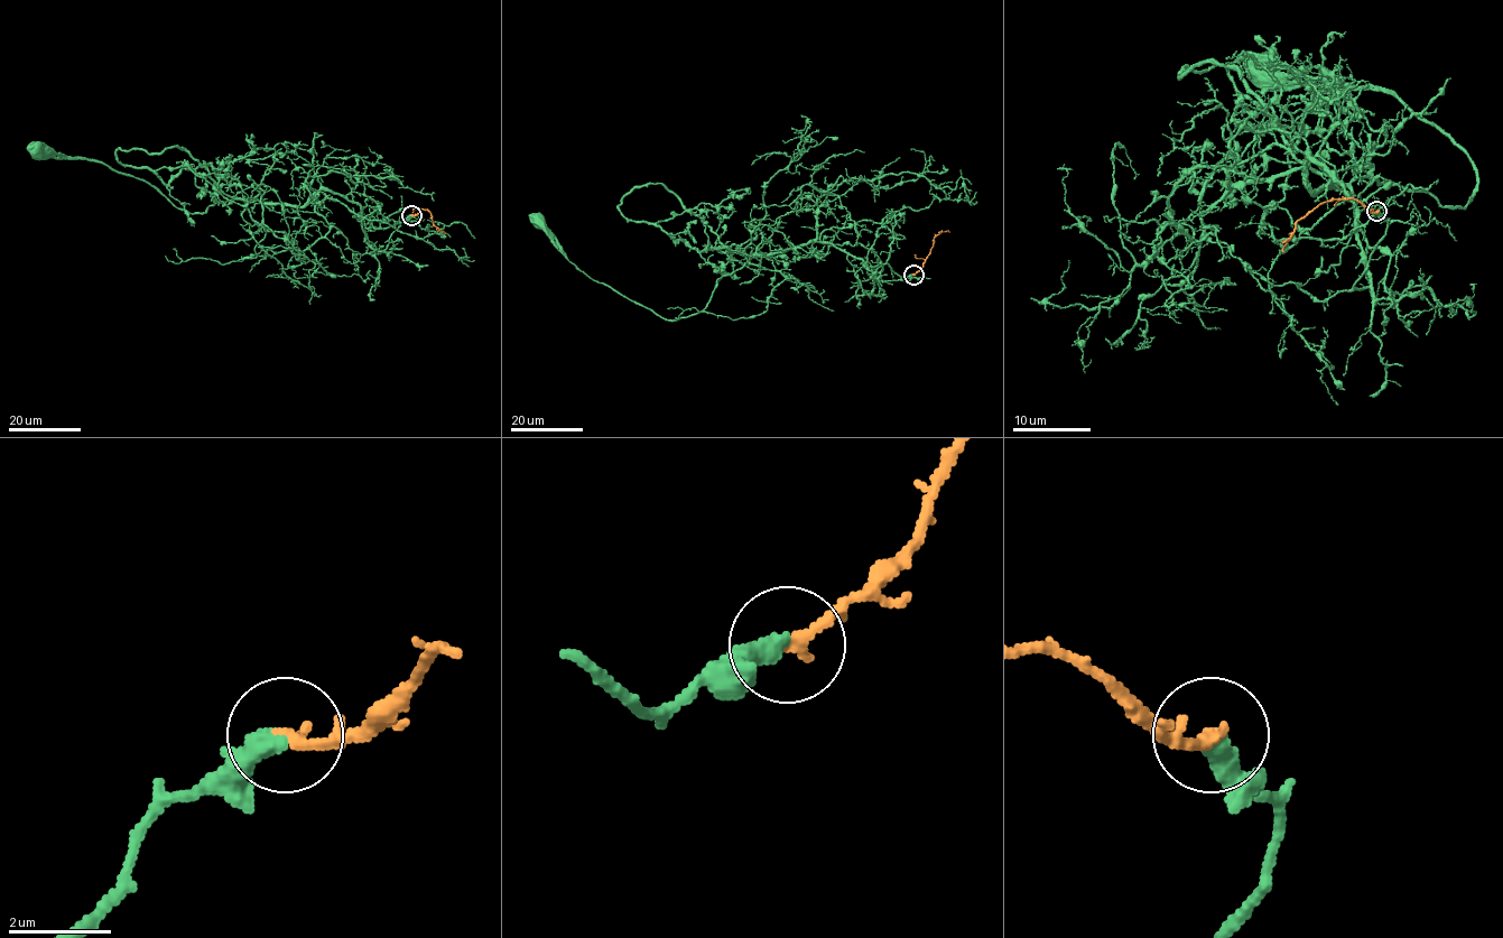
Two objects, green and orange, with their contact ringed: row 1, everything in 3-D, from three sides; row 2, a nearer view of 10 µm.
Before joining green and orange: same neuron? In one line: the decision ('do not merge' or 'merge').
merge

